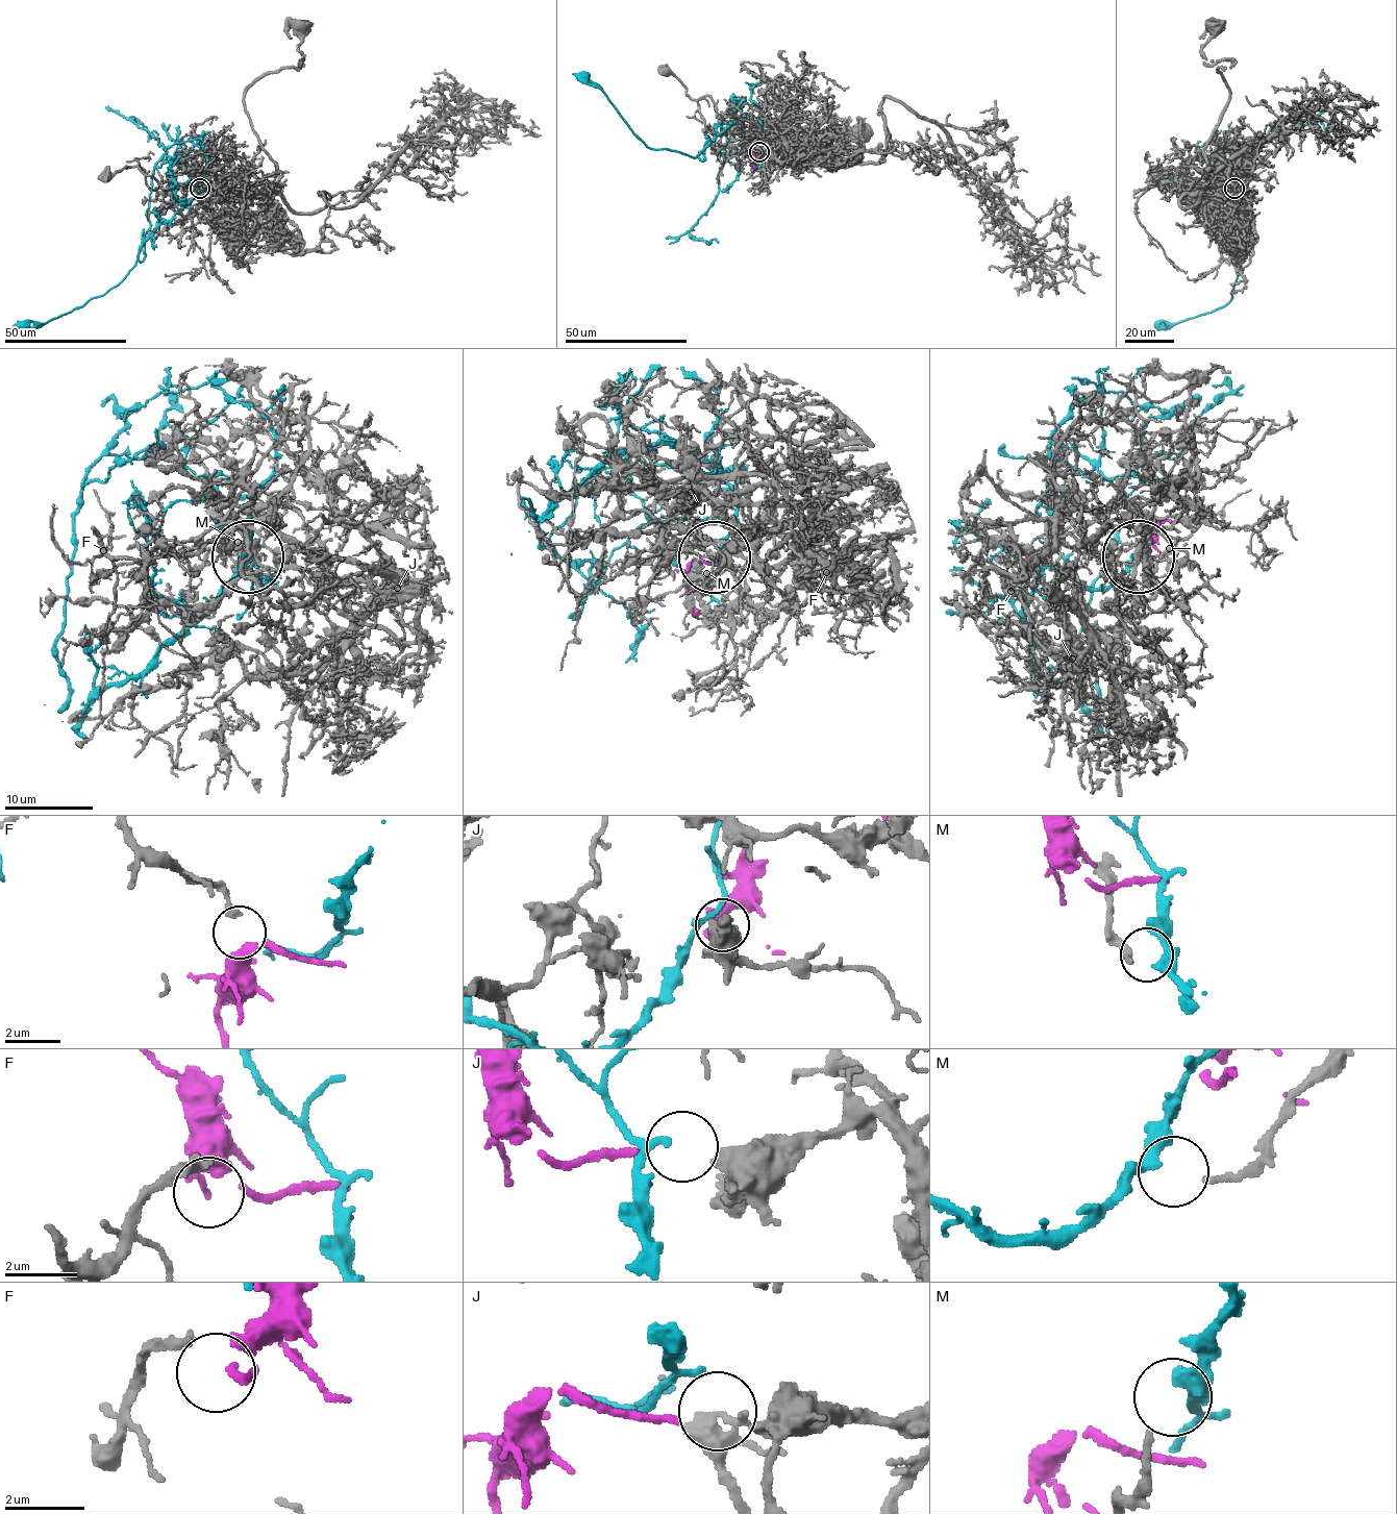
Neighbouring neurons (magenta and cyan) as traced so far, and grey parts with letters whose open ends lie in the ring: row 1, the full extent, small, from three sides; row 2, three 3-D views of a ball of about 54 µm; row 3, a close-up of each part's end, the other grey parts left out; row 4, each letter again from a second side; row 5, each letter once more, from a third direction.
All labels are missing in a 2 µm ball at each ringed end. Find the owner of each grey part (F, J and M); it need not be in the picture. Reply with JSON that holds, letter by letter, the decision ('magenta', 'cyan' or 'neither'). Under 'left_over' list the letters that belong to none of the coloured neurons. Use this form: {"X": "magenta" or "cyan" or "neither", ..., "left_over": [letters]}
{"F": "neither", "J": "magenta", "M": "cyan", "left_over": ["F"]}

